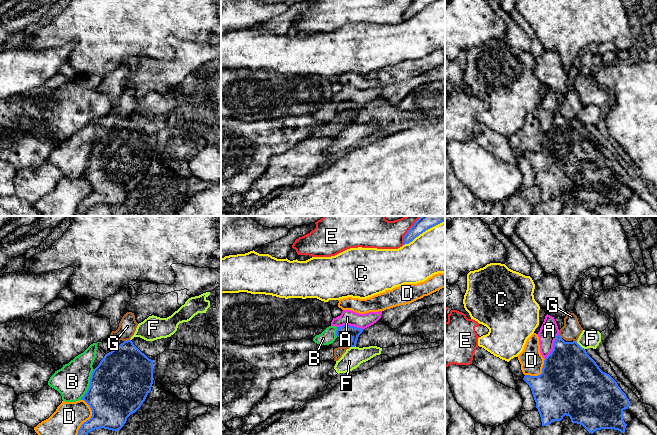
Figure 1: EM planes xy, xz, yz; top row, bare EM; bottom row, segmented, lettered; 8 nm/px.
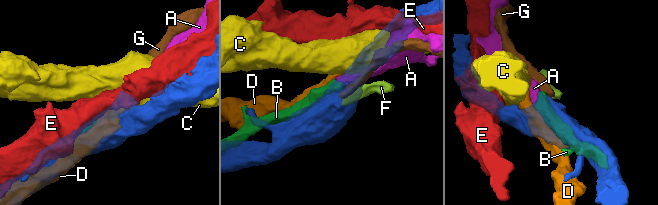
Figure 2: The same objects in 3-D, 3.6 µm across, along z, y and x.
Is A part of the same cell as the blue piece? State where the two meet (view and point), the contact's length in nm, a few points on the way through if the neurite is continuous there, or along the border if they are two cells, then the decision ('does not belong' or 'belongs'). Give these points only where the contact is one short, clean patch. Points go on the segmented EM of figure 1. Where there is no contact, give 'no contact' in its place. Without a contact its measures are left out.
xz (349, 325) | 220 nm | along xz (337, 326), (353, 325), (363, 329) | does not belong

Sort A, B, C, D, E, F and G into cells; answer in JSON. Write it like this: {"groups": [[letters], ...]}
{"groups": [["A", "B"], ["C"], ["D"], ["E"], ["F"], ["G"]]}

